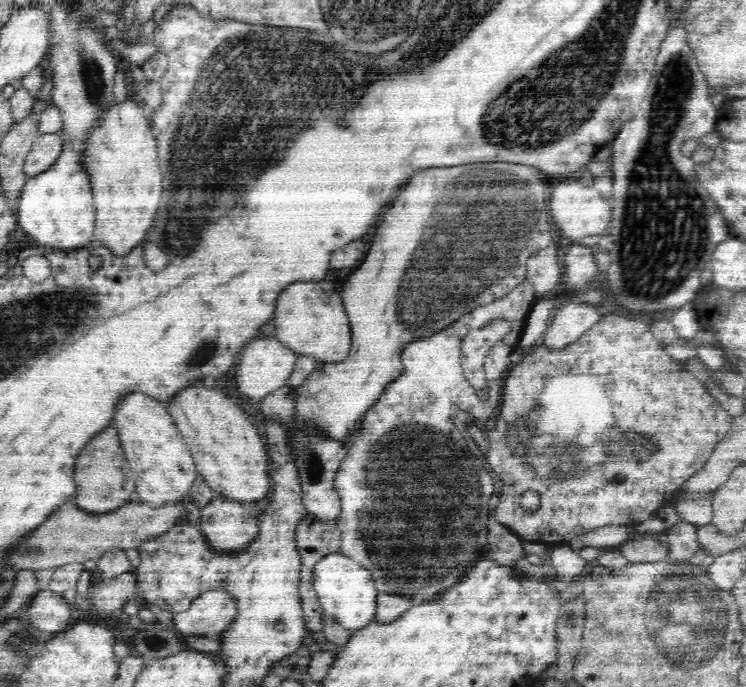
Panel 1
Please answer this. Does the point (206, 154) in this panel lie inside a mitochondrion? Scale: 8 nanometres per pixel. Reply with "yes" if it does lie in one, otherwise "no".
yes

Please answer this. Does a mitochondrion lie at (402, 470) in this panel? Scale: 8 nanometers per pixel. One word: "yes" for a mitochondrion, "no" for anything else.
yes

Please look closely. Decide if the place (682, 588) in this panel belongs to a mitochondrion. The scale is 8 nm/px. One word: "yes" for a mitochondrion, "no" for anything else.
yes

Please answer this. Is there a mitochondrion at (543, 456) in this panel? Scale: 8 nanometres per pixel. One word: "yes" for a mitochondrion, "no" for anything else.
yes

